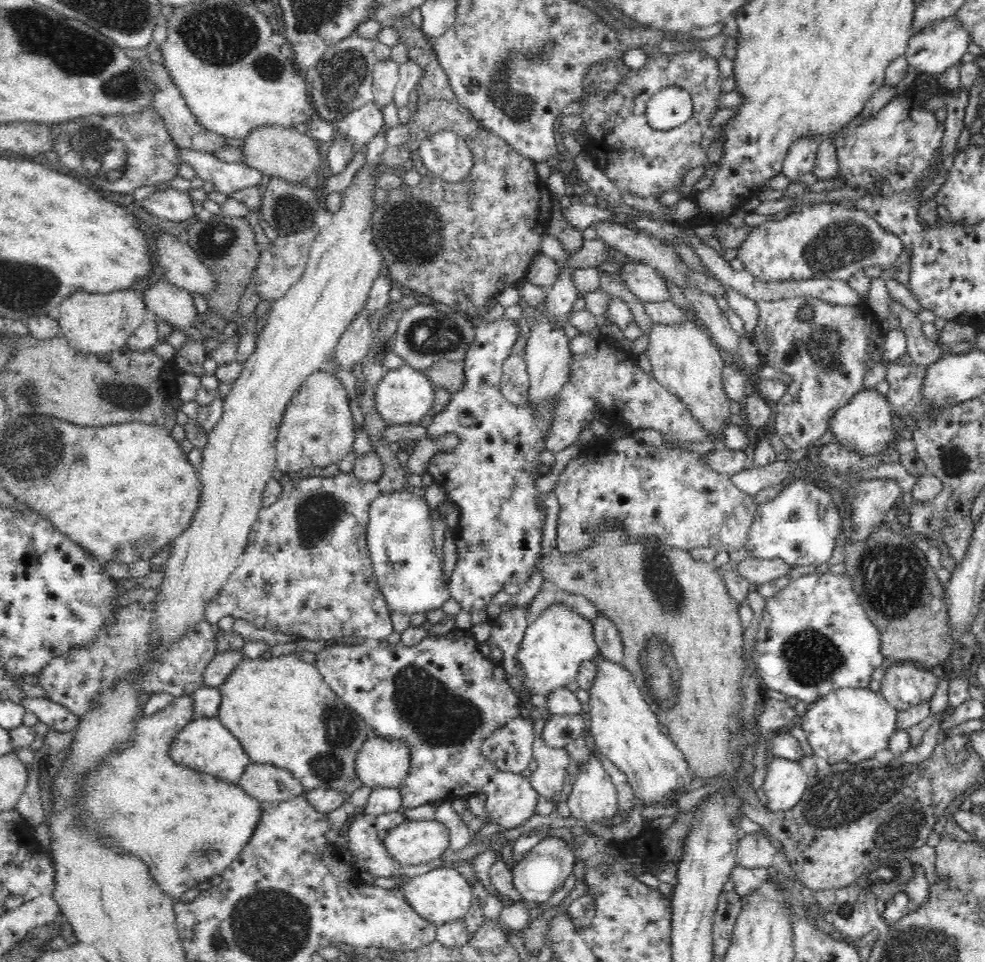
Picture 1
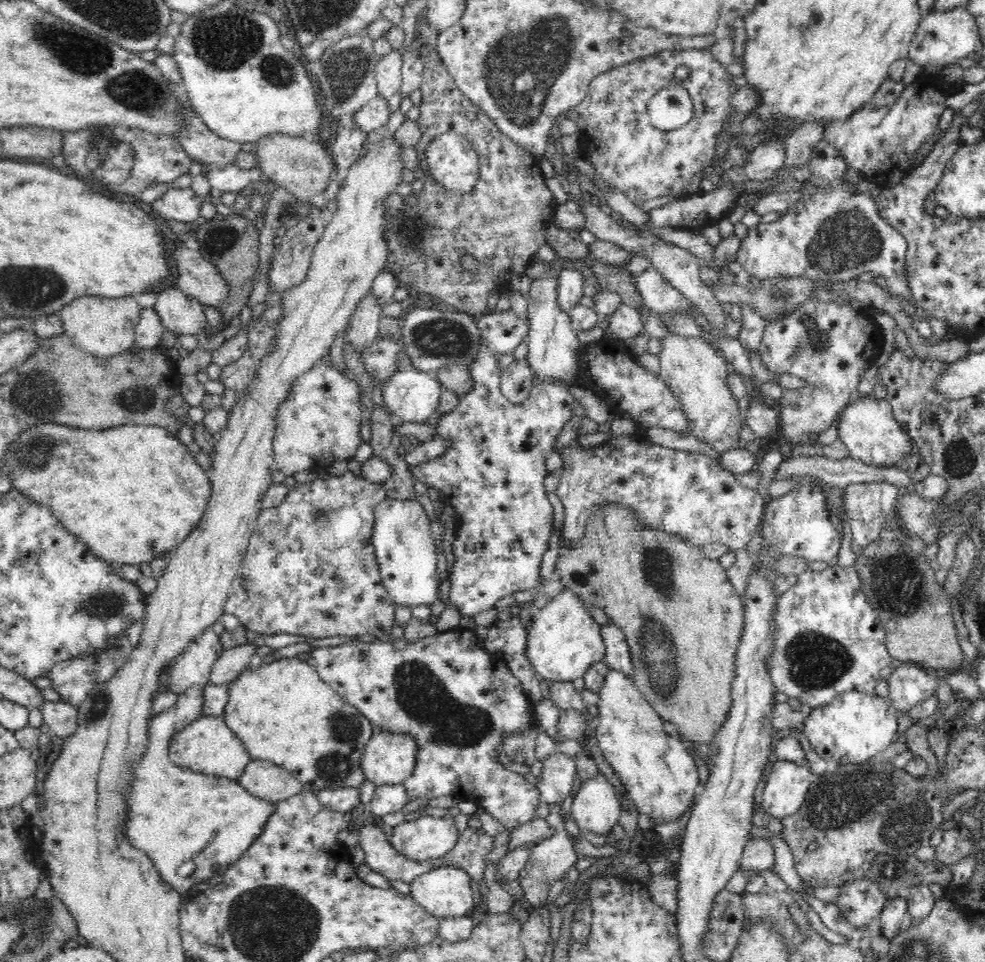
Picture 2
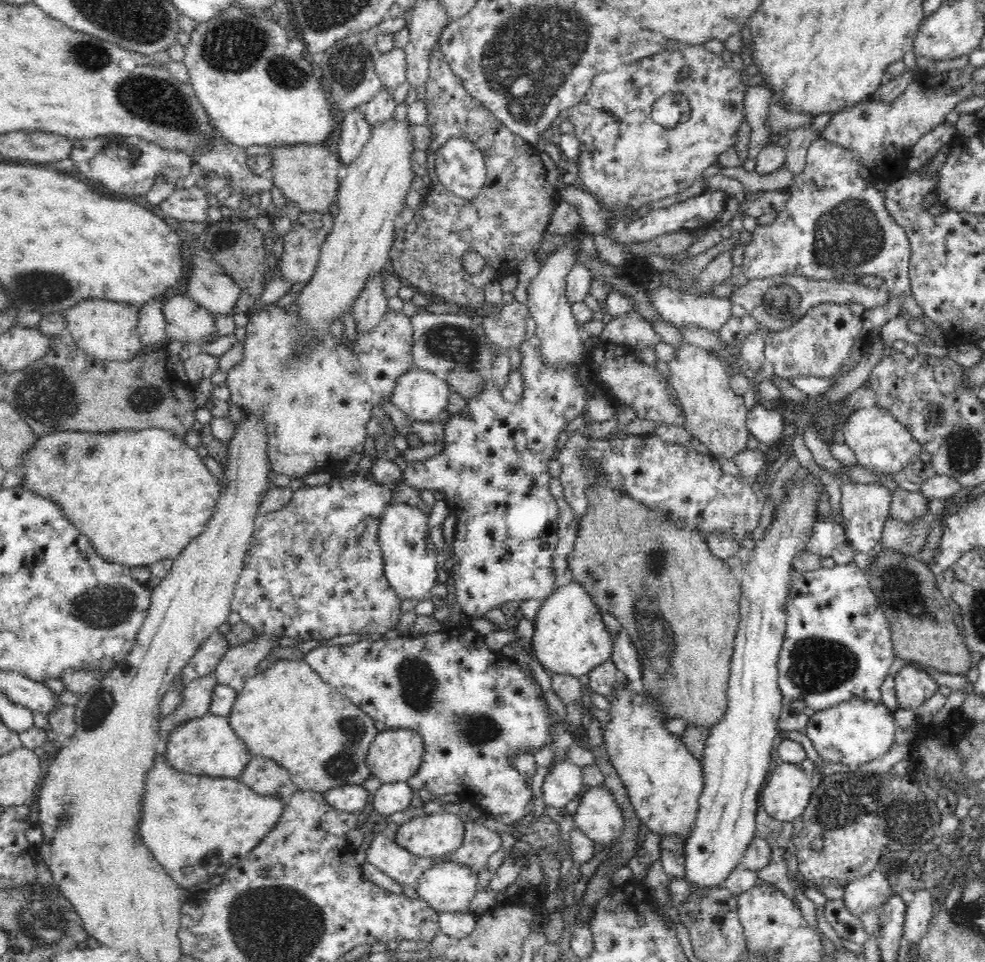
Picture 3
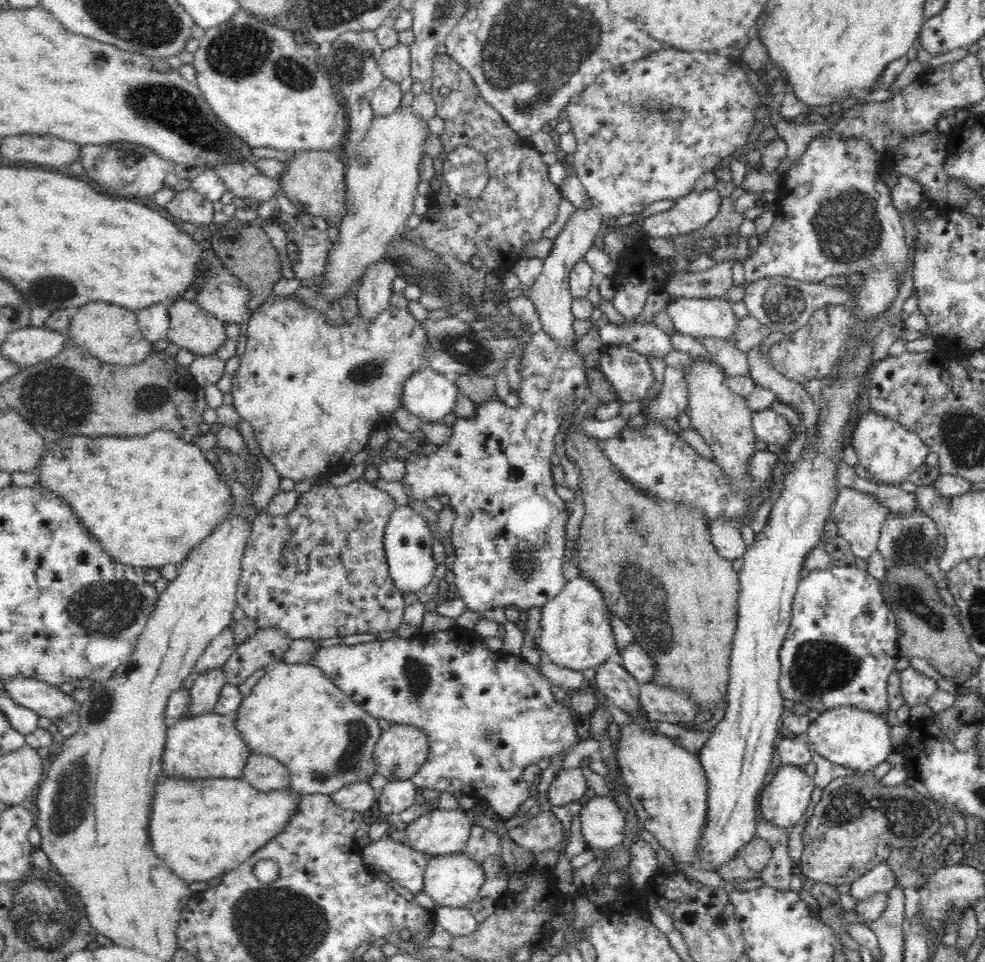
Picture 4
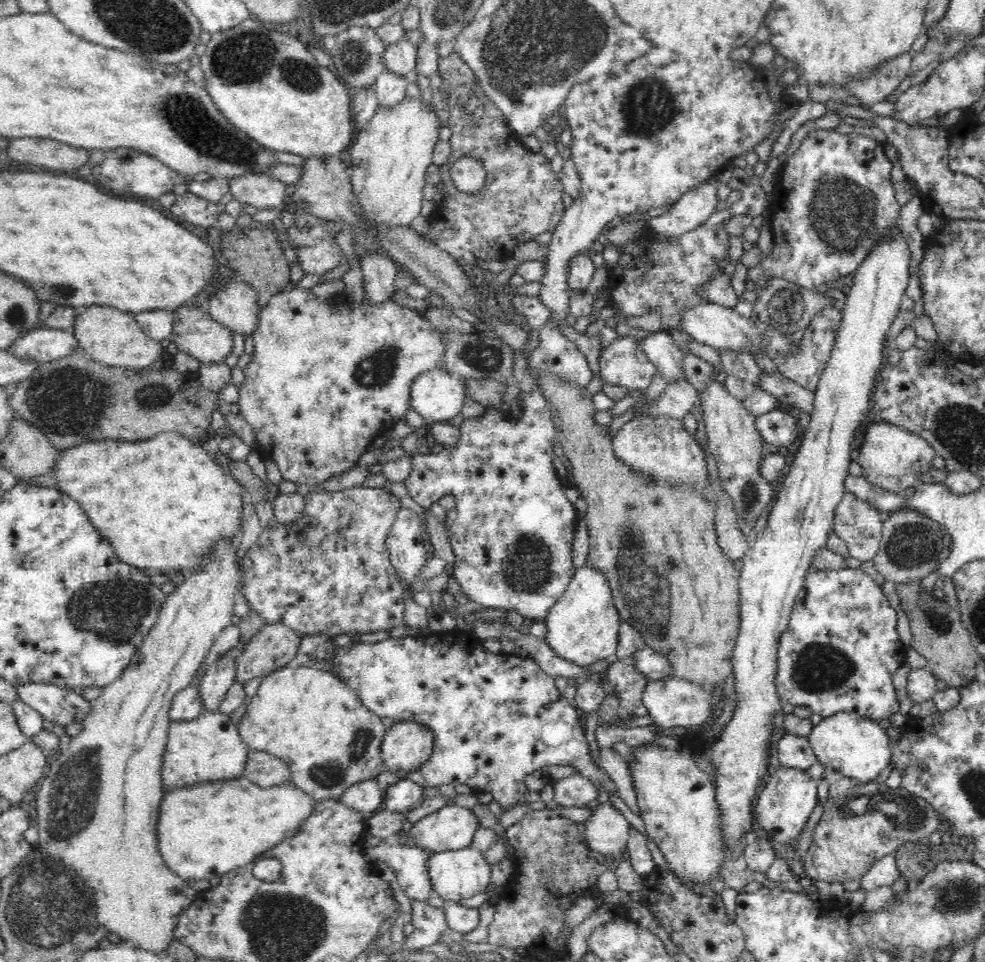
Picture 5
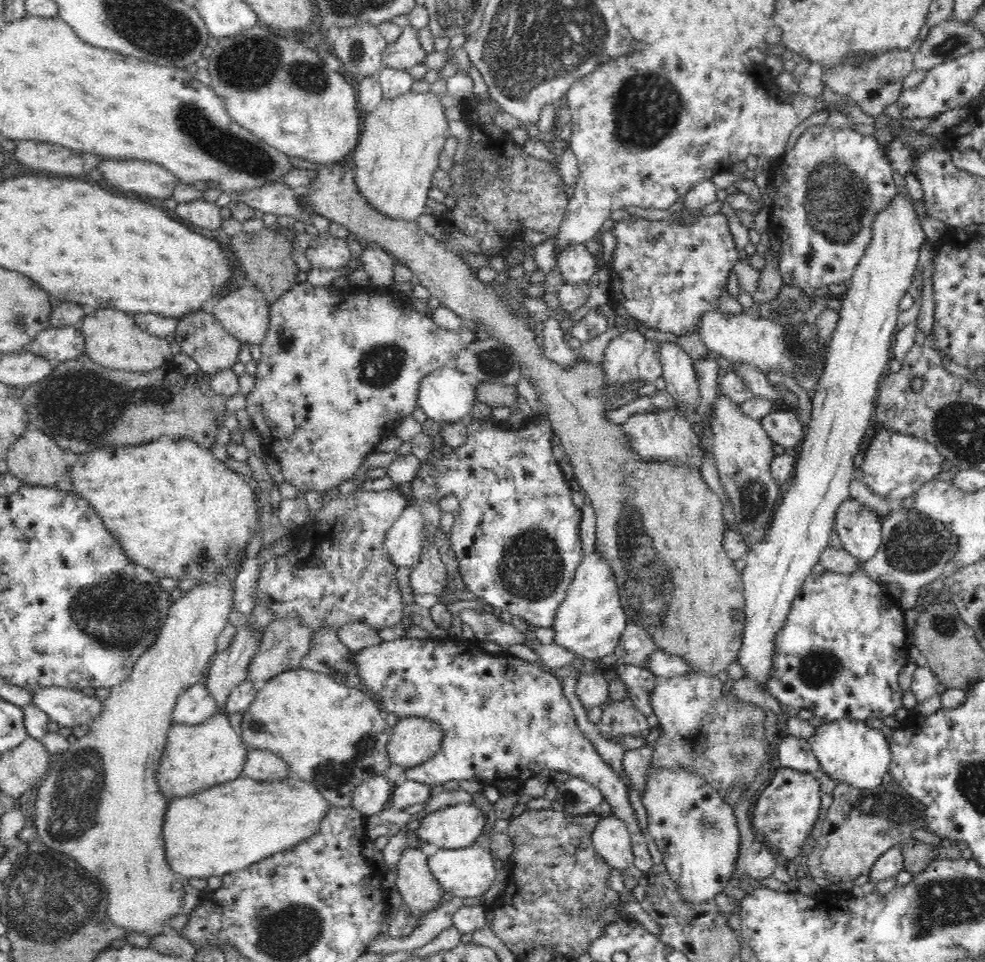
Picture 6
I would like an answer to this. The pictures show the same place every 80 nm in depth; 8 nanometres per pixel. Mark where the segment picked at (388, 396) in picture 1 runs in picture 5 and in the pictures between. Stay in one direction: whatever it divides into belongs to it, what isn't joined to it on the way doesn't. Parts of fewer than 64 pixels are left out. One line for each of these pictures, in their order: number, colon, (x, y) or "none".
2: (411, 395)
3: (422, 395)
4: (431, 396)
5: (438, 395)

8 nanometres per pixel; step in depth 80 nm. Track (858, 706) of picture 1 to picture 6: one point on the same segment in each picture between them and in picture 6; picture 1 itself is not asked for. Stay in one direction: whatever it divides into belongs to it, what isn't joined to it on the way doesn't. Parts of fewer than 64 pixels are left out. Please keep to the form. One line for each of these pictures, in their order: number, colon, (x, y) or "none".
2: (854, 728)
3: (854, 733)
4: (858, 740)
5: (855, 747)
6: (851, 752)

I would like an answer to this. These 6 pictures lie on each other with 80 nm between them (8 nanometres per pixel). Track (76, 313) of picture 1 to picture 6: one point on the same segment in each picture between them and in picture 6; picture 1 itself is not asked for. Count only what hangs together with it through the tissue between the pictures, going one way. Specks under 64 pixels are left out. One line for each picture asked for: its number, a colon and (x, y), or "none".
2: (102, 327)
3: (107, 330)
4: (112, 335)
5: (109, 336)
6: (113, 339)

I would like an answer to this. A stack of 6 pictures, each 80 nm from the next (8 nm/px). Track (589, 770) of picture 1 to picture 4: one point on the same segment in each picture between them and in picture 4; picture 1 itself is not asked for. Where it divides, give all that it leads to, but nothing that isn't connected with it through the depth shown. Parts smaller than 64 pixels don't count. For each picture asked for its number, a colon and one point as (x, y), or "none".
2: (596, 807)
3: (599, 817)
4: (602, 822)

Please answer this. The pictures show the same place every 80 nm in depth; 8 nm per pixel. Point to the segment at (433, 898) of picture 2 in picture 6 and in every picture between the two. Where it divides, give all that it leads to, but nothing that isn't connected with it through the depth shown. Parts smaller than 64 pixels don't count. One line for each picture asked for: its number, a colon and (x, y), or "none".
3: (448, 885)
4: (456, 879)
5: (460, 874)
6: (469, 872)

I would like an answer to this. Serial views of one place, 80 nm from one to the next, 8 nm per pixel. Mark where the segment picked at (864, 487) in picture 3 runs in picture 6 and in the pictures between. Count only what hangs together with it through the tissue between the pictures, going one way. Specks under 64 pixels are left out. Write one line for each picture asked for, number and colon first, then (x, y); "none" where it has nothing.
4: (858, 517)
5: (856, 522)
6: (859, 528)

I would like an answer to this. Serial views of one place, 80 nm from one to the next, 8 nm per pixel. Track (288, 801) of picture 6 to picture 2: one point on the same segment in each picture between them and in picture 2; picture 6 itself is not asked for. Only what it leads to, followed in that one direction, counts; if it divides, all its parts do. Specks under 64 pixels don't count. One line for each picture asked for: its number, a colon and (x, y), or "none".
2: (176, 816)
3: (206, 825)
4: (198, 842)
5: (207, 830)

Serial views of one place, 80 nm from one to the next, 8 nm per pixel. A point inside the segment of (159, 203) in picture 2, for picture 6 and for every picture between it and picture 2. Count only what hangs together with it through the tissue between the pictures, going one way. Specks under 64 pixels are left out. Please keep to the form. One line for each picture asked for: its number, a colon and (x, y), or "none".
3: (190, 205)
4: (188, 205)
5: (194, 209)
6: (201, 213)

